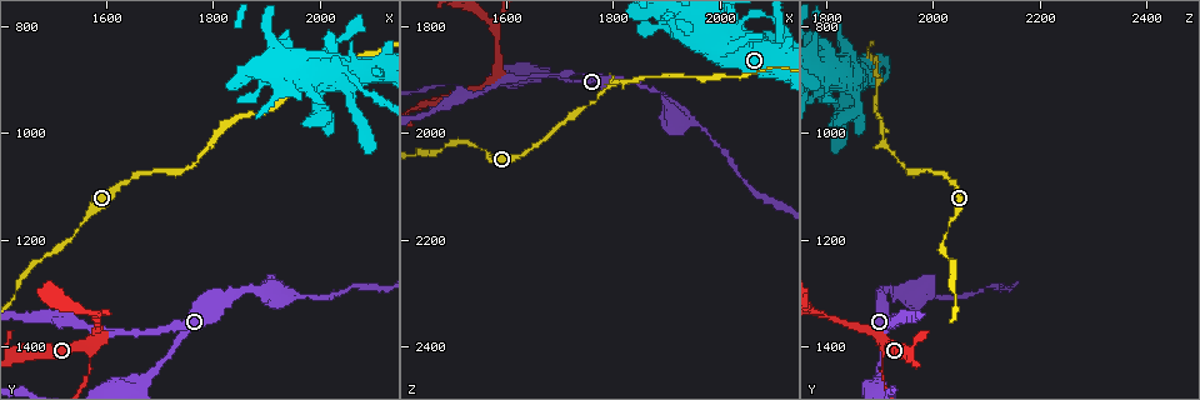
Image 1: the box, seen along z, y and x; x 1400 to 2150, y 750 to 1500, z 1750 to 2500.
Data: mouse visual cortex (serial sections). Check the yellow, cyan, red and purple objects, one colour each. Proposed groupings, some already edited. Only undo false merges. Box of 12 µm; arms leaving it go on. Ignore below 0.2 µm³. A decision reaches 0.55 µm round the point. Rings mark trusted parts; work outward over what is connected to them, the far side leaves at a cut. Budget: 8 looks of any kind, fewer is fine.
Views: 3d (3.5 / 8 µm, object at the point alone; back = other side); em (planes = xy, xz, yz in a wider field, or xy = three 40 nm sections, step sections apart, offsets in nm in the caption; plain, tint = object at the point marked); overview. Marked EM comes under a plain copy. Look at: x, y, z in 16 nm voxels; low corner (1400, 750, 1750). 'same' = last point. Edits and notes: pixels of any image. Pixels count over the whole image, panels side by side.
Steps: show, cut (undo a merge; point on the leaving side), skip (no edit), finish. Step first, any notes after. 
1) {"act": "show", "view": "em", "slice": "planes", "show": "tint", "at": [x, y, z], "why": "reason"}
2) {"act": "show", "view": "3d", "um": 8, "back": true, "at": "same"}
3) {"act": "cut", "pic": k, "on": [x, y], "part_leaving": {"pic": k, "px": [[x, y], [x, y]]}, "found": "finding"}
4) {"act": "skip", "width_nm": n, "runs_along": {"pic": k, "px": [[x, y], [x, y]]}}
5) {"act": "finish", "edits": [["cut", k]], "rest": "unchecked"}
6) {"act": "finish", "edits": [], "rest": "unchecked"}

{"act": "show", "view": "3d", "um": 3.5, "back": true, "at": [1580, 1340, 1805], "why": "arms part here"}

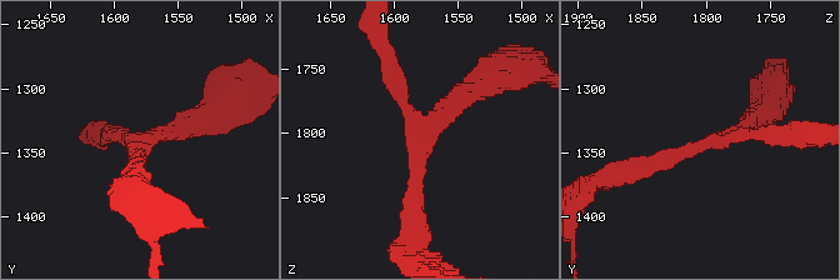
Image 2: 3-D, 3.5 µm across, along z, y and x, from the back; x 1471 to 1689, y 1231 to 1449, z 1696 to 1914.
{"act": "show", "view": "em", "slice": "xy", "step": 5, "show": "tint", "at": [1582, 1340, 1802], "arms": 3, "arm_widths_nm": [200, 200, 200], "why": "shape alone is not enough"}

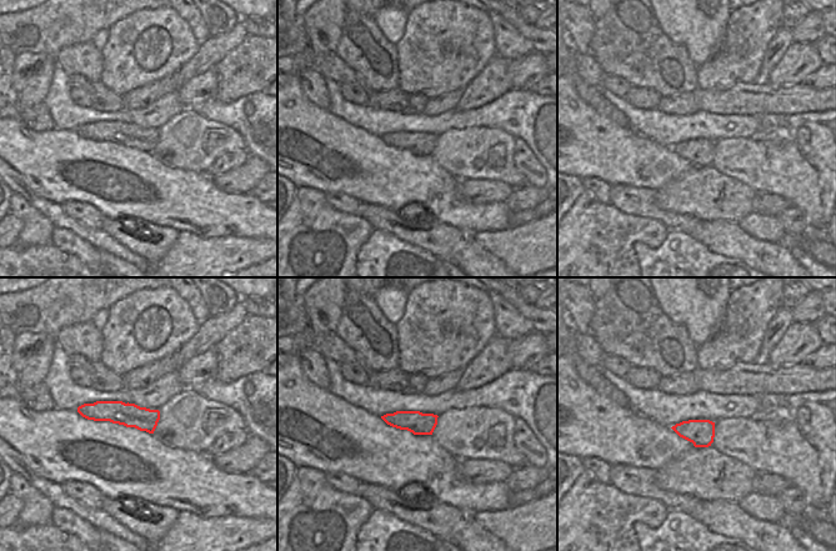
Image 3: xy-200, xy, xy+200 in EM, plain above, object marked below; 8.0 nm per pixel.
{"act": "skip", "runs_along": {"pic": 2, "px": [[414, 211], [418, 135], [483, 84]]}, "found": "all the same cell"}

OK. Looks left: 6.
{"act": "show", "view": "3d", "um": 3.5, "at": [1720, 1410, 1900], "why": "sudden change in width"}

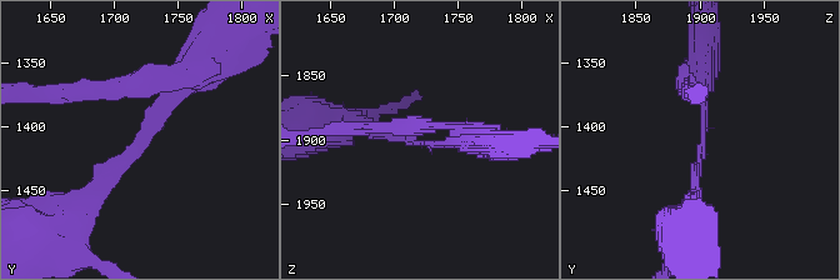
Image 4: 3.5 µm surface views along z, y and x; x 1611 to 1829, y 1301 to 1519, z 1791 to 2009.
{"act": "show", "view": "em", "slice": "xy", "step": 1, "show": "tint", "at": [1724, 1410, 1904], "arm_widths_nm": [150, 200], "why": "now the EM"}

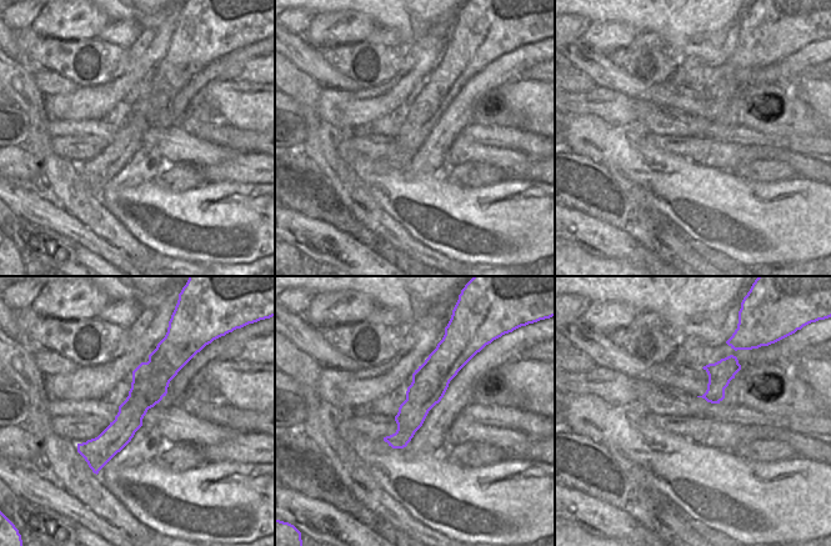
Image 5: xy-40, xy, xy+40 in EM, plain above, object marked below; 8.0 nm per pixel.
{"act": "skip", "width_nm": 280, "runs_along": {"pic": 5, "px": [[158, 355], [95, 467]]}, "found": "all the same cell"}

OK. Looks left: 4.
{"act": "show", "view": "3d", "um": 3.5, "at": [1950, 1305, 1985], "why": "sudden change in width"}

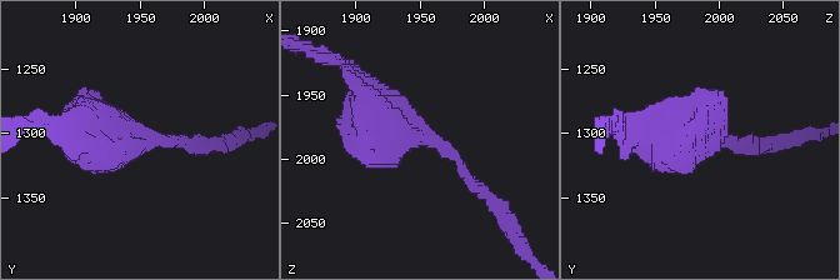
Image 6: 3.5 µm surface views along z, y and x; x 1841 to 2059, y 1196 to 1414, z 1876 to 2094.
{"act": "show", "view": "em", "slice": "xy", "step": 3, "show": "tint", "at": [1952, 1304, 1984], "arm_widths_nm": [150, 600]}

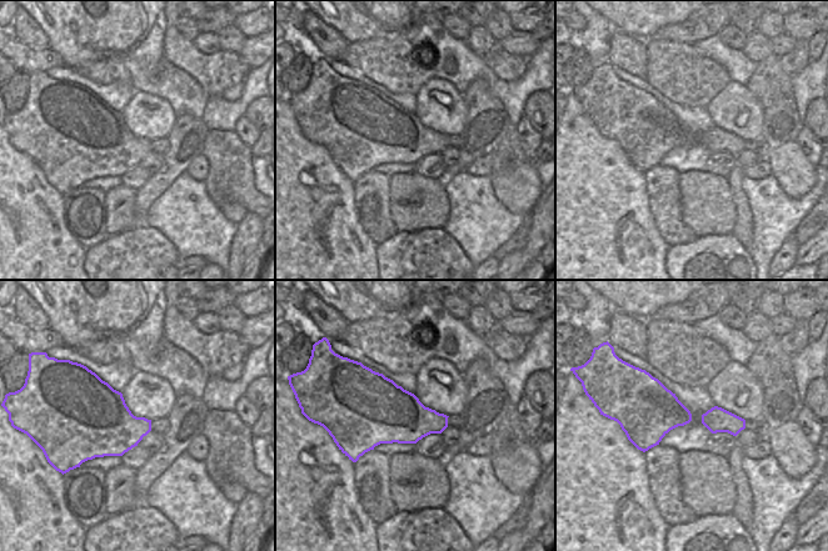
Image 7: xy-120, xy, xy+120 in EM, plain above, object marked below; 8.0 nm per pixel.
{"act": "skip", "width_nm": 480, "runs_along": {"pic": 6, "px": [[363, 90], [389, 125], [448, 148], [481, 193]]}, "found": "one cell here"}

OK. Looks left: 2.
{"act": "finish", "edits": [], "rest": "unchecked"}

